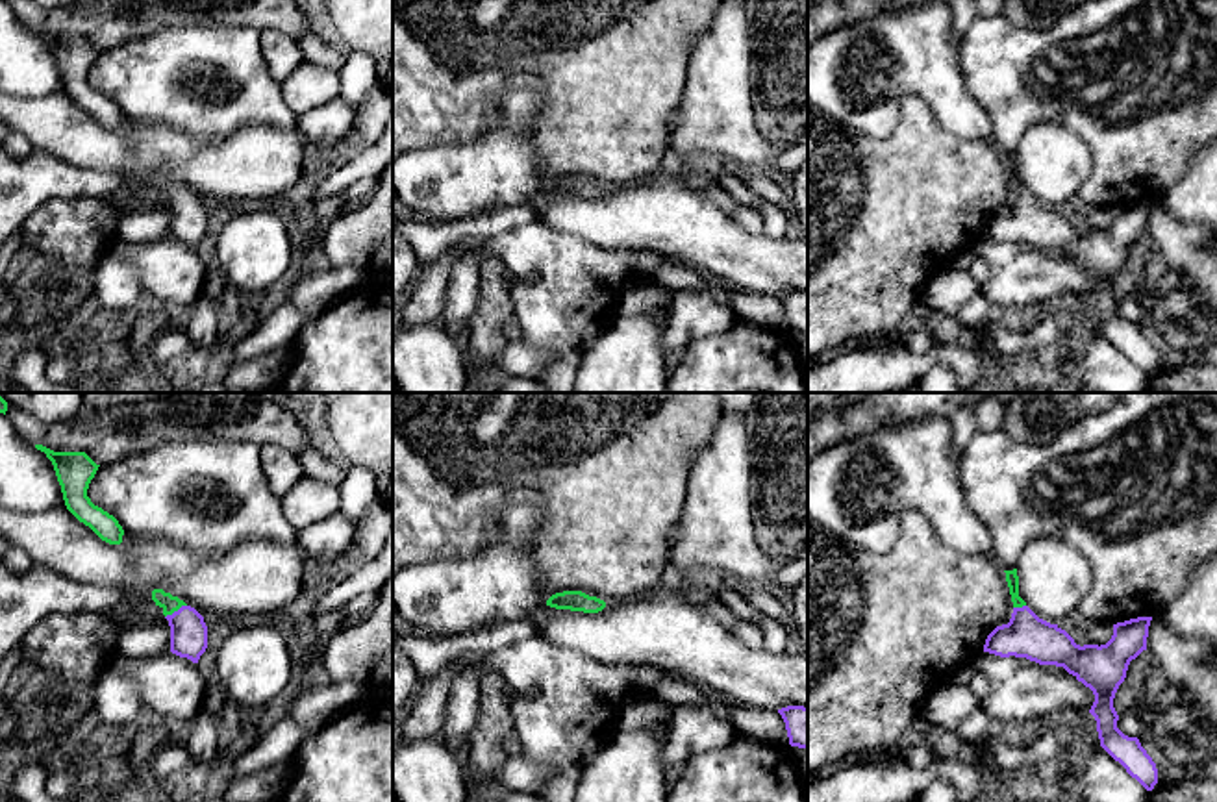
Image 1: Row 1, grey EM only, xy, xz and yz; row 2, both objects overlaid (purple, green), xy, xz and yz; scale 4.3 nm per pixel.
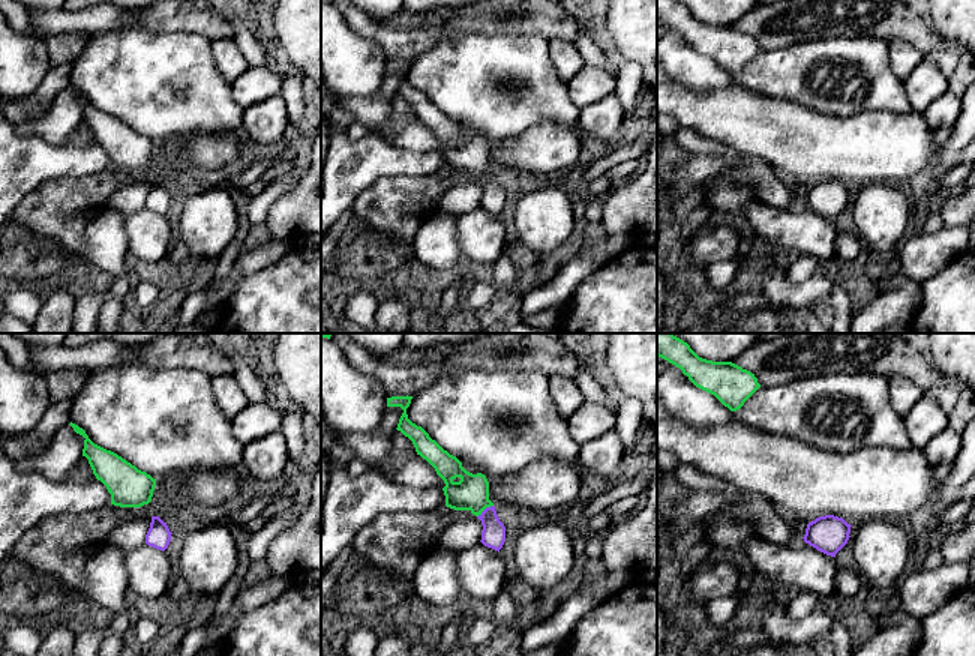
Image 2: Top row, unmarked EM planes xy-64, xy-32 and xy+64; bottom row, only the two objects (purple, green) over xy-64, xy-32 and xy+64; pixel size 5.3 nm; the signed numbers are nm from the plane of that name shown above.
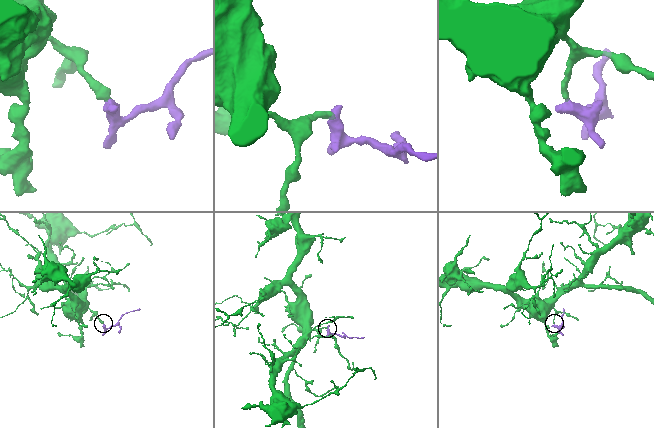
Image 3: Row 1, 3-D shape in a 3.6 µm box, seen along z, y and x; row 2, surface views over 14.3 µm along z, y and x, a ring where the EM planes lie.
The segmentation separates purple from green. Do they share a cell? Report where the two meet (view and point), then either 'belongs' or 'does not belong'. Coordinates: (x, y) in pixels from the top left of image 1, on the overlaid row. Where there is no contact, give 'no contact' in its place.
contact xy (175, 612); belongs

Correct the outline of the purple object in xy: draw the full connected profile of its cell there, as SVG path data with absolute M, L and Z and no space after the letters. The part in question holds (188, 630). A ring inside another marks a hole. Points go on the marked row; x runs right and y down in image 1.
M163 589L152 591L152 600L163 609L170 626L170 652L198 663L207 648L207 626L204 617L178 596Z

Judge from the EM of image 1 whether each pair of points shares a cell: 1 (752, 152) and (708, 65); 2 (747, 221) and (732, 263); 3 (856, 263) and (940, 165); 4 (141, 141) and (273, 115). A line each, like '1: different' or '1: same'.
1: same
2: different
3: same
4: different

